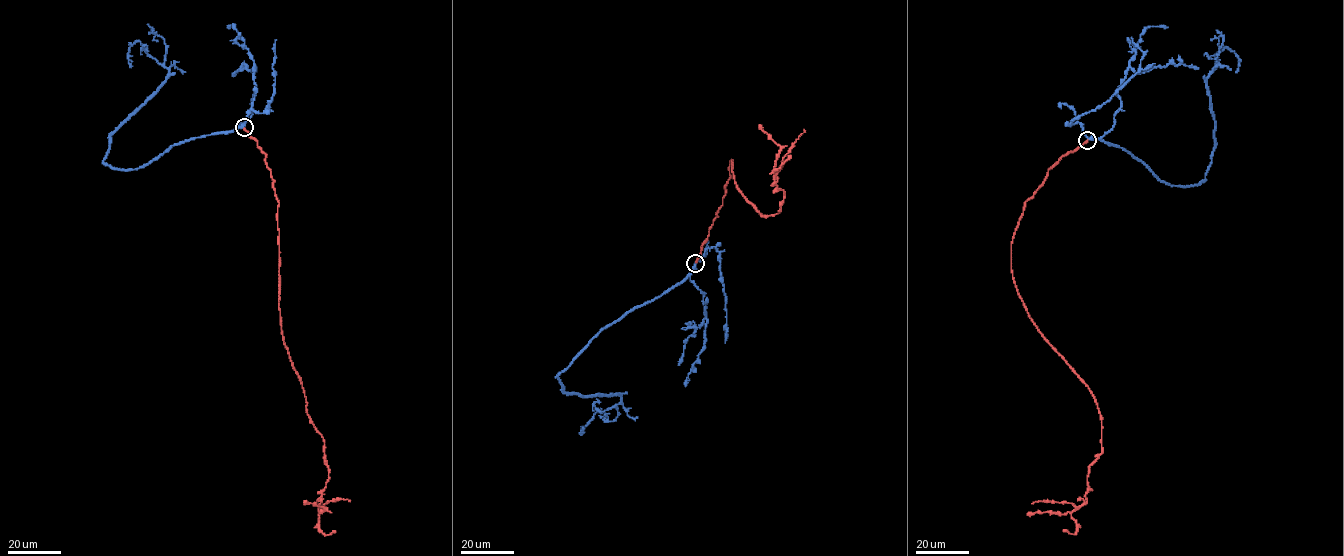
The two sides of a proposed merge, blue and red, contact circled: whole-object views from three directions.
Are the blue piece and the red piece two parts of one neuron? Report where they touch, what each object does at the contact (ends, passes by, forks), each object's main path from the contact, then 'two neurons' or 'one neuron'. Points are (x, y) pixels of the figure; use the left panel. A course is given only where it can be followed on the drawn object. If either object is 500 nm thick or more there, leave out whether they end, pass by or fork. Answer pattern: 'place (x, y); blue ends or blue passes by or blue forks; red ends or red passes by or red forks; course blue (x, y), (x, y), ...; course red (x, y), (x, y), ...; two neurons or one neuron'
place (244, 127); blue passes by; red ends; course blue (244, 127), (190, 138), (142, 166), (108, 166), (110, 136), (168, 75), (139, 41), (131, 67); course red (244, 127), (265, 154), (274, 180), (284, 344), (324, 441), (328, 479), (316, 503), (324, 510), (304, 502); one neuron

